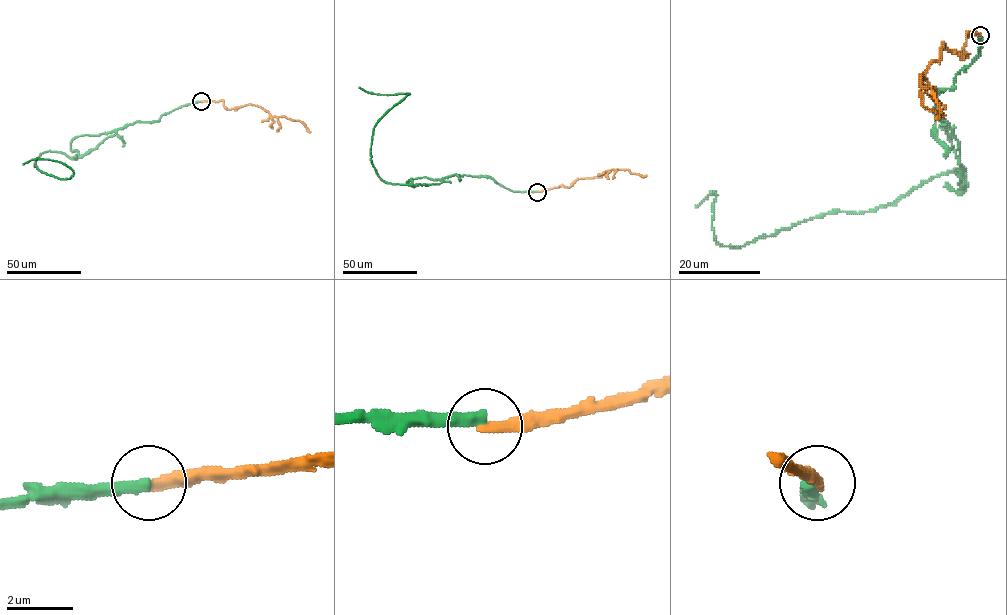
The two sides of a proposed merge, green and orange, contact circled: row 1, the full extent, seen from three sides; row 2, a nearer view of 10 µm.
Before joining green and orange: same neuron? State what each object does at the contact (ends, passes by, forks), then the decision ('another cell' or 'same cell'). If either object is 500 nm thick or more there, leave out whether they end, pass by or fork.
green ends | orange ends | another cell

